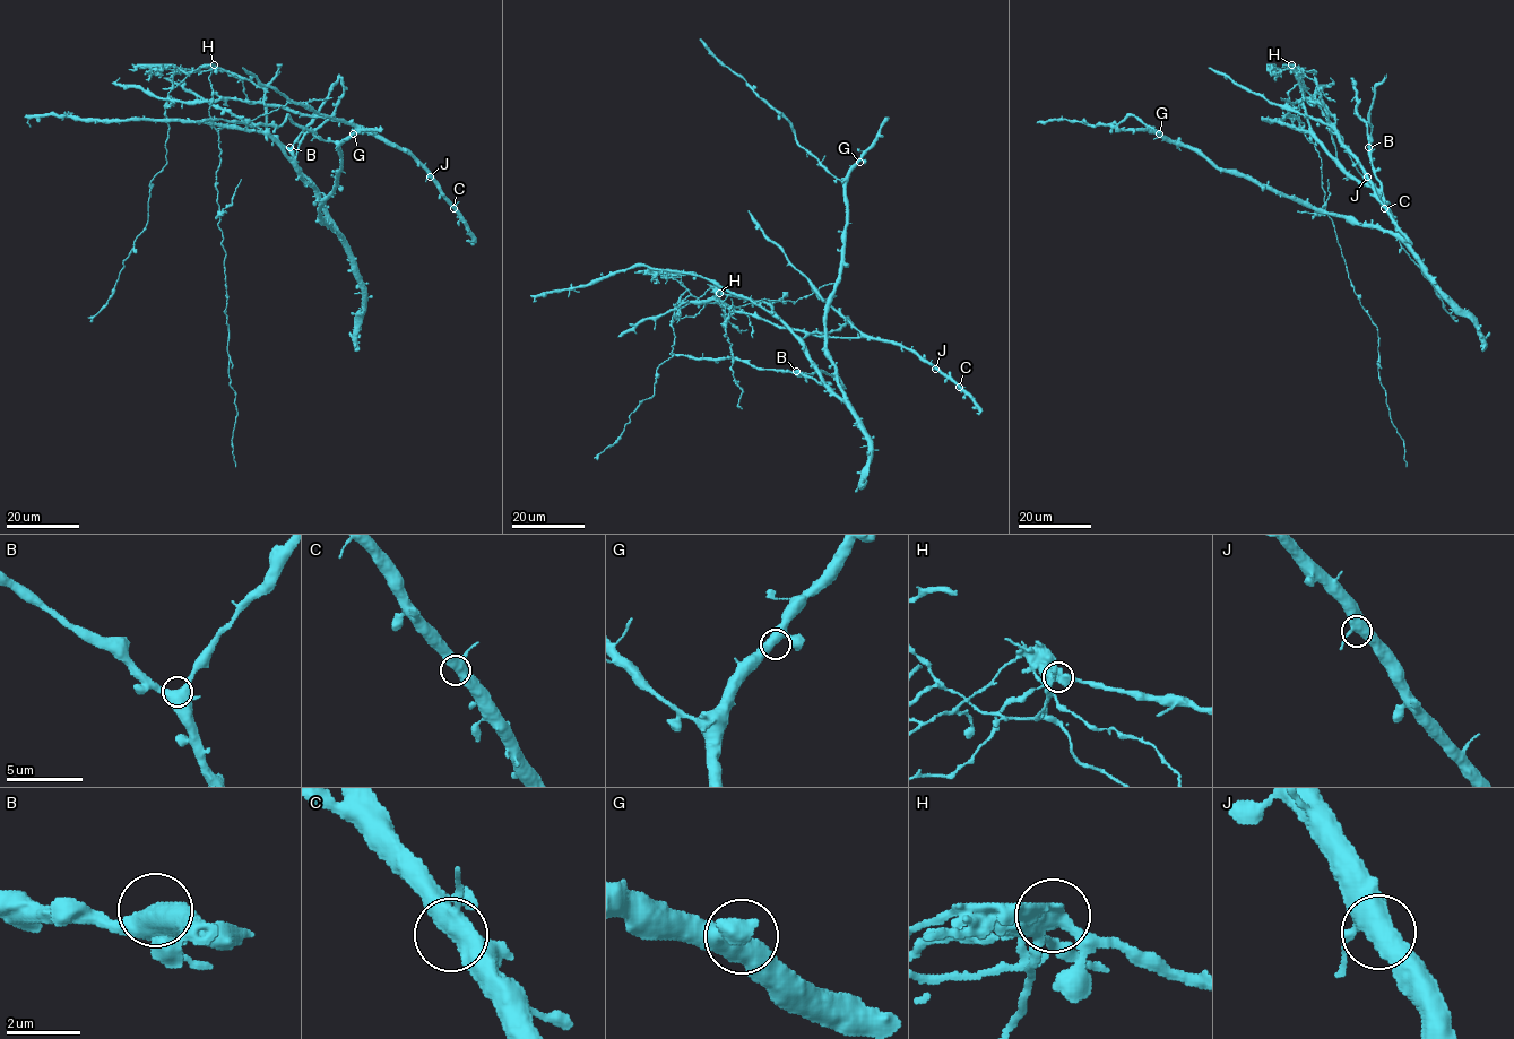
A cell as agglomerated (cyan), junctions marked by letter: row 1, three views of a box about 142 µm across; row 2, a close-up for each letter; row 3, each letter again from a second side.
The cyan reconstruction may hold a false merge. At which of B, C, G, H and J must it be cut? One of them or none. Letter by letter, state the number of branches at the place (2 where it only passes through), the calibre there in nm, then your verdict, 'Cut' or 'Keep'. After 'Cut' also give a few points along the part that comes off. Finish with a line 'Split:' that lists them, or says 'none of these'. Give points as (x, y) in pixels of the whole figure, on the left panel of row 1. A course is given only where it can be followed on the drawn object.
B: Branches: 3. Thickness 480 nm. Keep
C: Branches: 4. Thickness 440 nm. Keep
G: Branches: 3. Thickness 440 nm. Keep
H: Branches: 4. Thickness 440 nm. Cut. Course of the part to remove: (214, 65), (209, 111), (221, 152), (216, 189), (226, 253), (225, 313), (228, 377), (235, 396), (235, 467)
J: Branches: 3. Thickness 440 nm. Keep
Split: H

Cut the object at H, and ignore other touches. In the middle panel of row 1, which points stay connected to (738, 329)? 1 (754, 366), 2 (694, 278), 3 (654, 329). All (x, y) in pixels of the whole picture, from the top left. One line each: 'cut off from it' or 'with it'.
1: cut off from it
2: cut off from it
3: cut off from it

